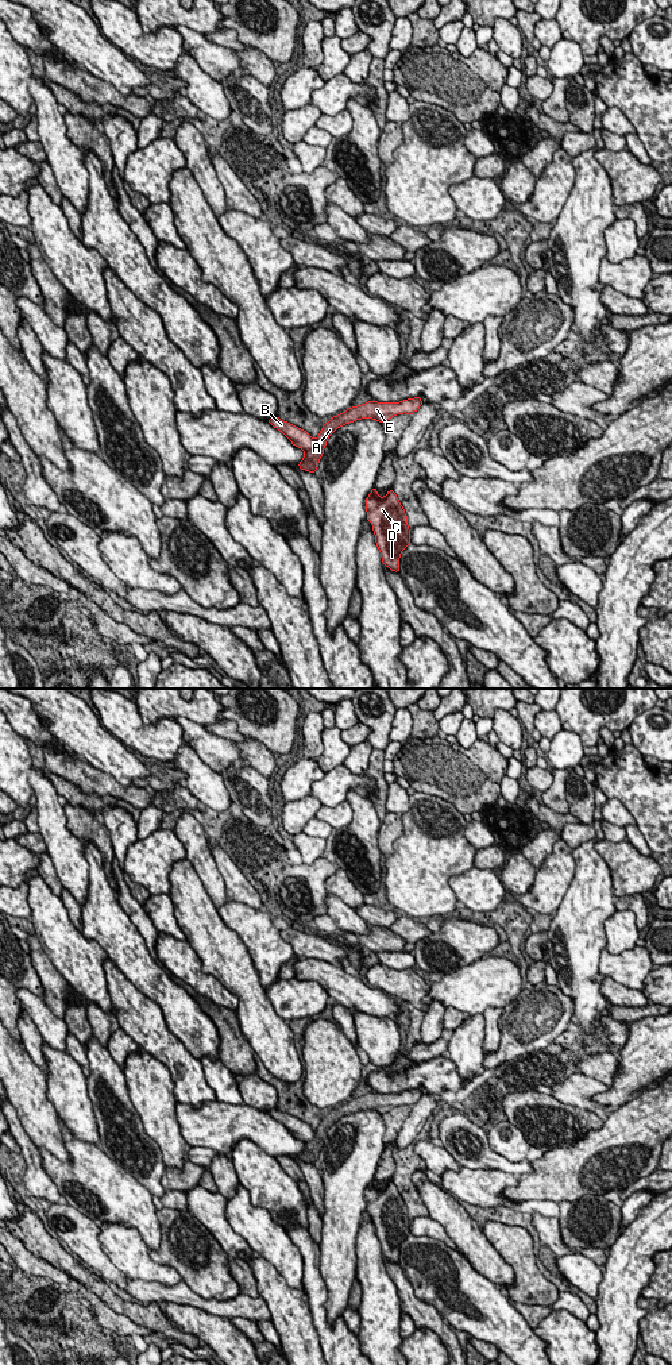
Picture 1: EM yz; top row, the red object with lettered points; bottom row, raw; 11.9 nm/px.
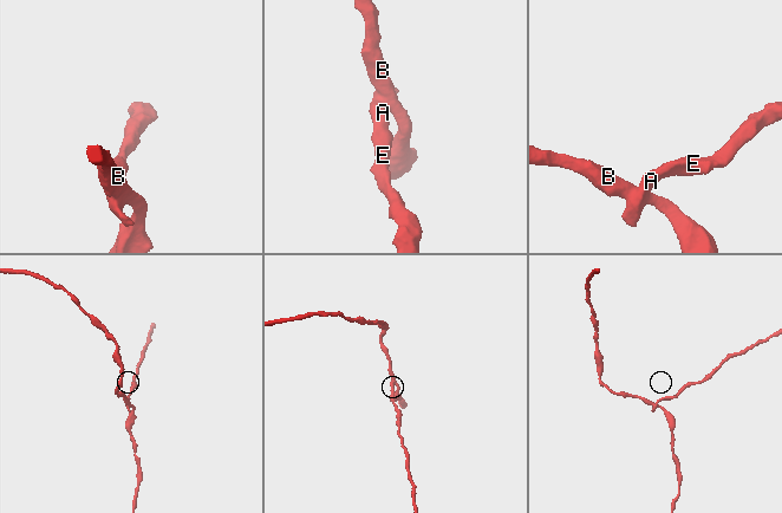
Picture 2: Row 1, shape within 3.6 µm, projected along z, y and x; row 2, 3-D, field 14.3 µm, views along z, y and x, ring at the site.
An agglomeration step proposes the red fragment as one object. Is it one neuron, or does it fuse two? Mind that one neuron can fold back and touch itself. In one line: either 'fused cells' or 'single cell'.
fused cells

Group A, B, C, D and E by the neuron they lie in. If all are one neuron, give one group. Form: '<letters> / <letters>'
A E / B C D

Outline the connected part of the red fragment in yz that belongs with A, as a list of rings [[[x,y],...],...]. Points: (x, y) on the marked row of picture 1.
[[[421,397],[408,398],[401,402],[368,401],[359,406],[348,408],[345,412],[337,416],[332,416],[331,420],[323,425],[318,436],[314,439],[314,447],[305,451],[304,459],[298,463],[298,467],[309,473],[316,473],[320,459],[324,454],[328,437],[341,425],[362,419],[374,419],[379,423],[383,423],[397,414],[413,414],[420,409],[421,405]]]

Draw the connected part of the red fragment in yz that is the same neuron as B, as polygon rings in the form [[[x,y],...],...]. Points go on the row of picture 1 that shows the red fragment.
[[[271,417],[267,421],[270,423],[270,425],[282,432],[291,441],[293,446],[304,451],[308,451],[314,447],[316,441],[306,431],[287,421],[283,421],[279,417]]]

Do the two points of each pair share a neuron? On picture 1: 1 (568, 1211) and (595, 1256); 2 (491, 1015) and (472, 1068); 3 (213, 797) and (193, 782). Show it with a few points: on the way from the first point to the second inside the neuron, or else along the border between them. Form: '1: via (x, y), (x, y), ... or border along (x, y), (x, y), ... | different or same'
1: via (579, 1222), (591, 1233), (595, 1245) | same
2: via (483, 1029), (472, 1041), (472, 1055) | same
3: via (208, 791), (199, 782) | same

